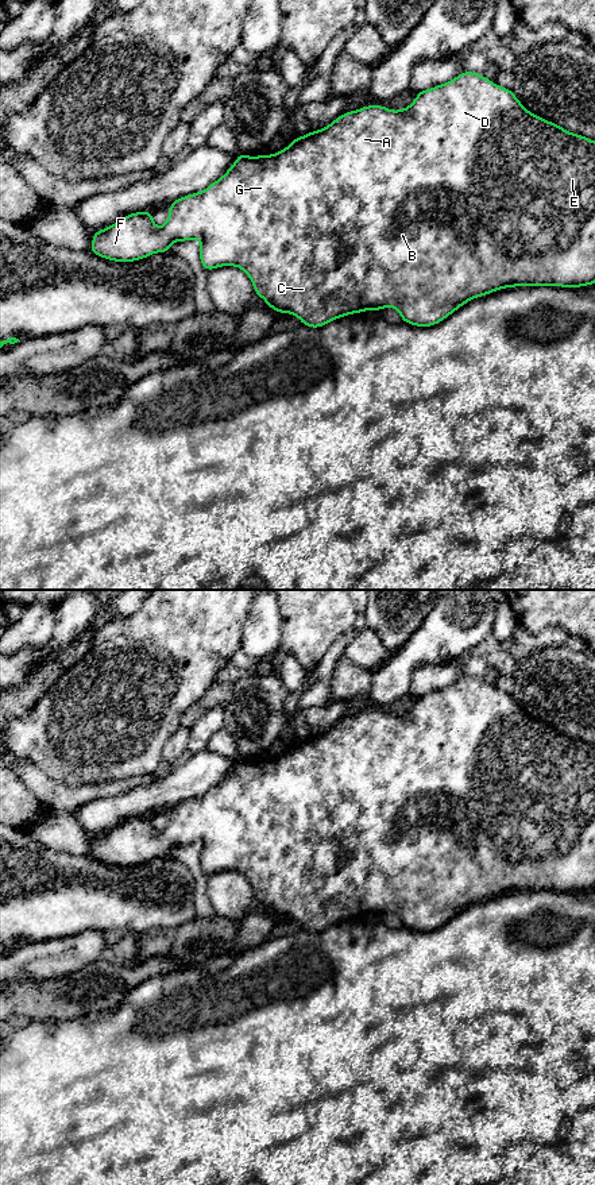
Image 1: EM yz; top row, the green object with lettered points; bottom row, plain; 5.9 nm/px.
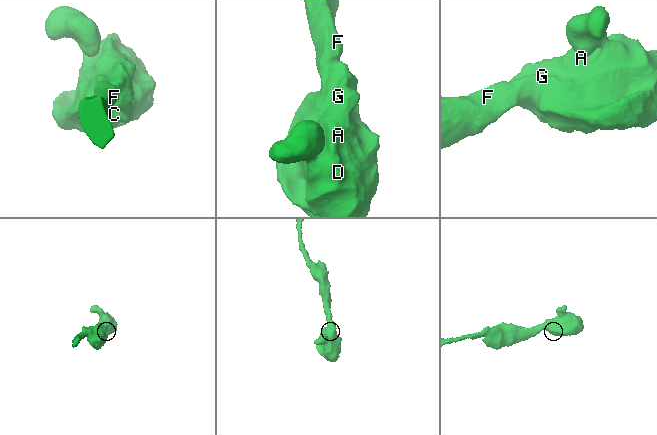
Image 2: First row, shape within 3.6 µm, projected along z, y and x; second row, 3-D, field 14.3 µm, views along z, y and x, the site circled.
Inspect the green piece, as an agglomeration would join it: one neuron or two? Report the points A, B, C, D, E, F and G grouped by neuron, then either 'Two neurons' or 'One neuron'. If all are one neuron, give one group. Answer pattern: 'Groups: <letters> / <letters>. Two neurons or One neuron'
Groups: A B C D E F G. One neuron

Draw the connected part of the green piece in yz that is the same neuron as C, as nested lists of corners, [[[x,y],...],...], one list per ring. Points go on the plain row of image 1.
[[[463,676],[445,688],[420,695],[407,713],[391,715],[383,710],[367,710],[343,718],[322,734],[297,741],[279,757],[258,761],[237,759],[227,777],[205,795],[170,807],[169,822],[162,831],[154,829],[151,815],[135,817],[96,835],[89,856],[113,866],[135,866],[157,857],[167,858],[174,846],[194,844],[201,845],[200,866],[206,876],[223,871],[240,872],[267,911],[277,918],[298,922],[302,930],[320,933],[348,919],[395,912],[402,926],[416,931],[433,931],[468,906],[501,893],[582,892],[595,888],[595,745],[529,717],[511,694],[475,676]]]

